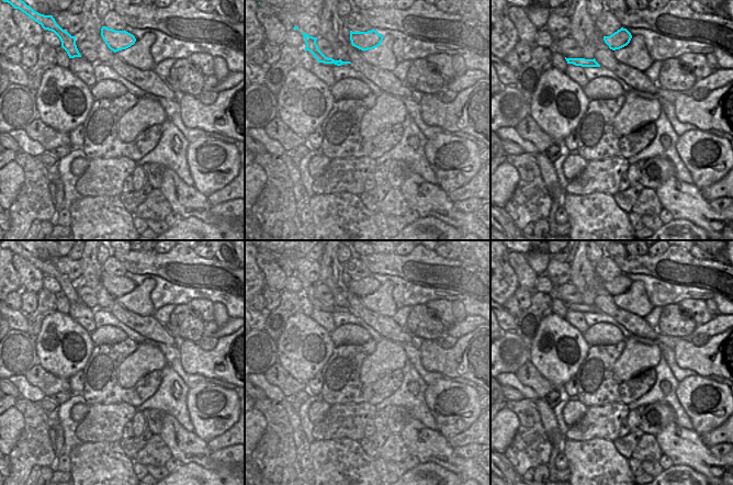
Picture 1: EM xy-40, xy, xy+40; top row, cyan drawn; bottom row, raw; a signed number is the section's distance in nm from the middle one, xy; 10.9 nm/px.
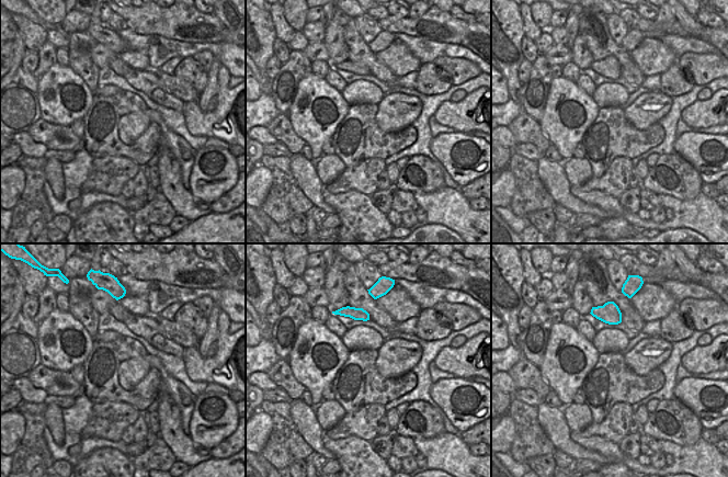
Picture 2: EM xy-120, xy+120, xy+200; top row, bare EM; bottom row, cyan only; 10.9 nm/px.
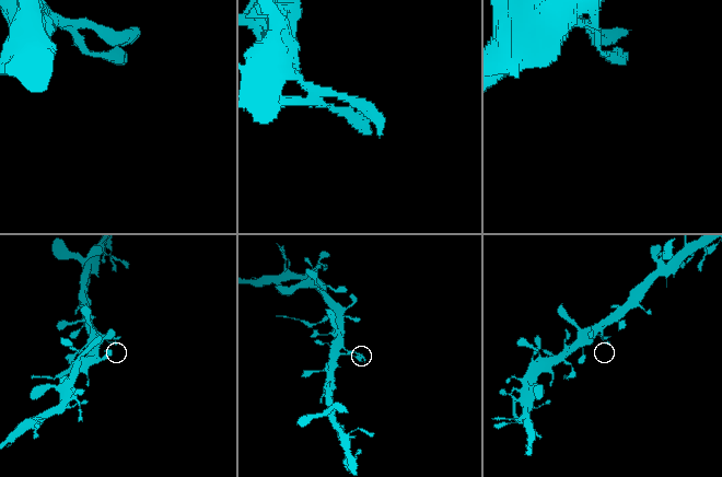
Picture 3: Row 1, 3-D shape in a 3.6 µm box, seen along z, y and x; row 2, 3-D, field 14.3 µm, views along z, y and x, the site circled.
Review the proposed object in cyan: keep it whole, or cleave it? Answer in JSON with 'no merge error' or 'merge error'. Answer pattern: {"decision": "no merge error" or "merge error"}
{"decision": "no merge error"}

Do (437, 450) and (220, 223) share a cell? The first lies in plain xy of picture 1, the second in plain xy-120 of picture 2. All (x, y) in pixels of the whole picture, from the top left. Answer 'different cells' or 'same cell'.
different cells

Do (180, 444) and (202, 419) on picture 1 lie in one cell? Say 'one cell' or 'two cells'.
two cells

